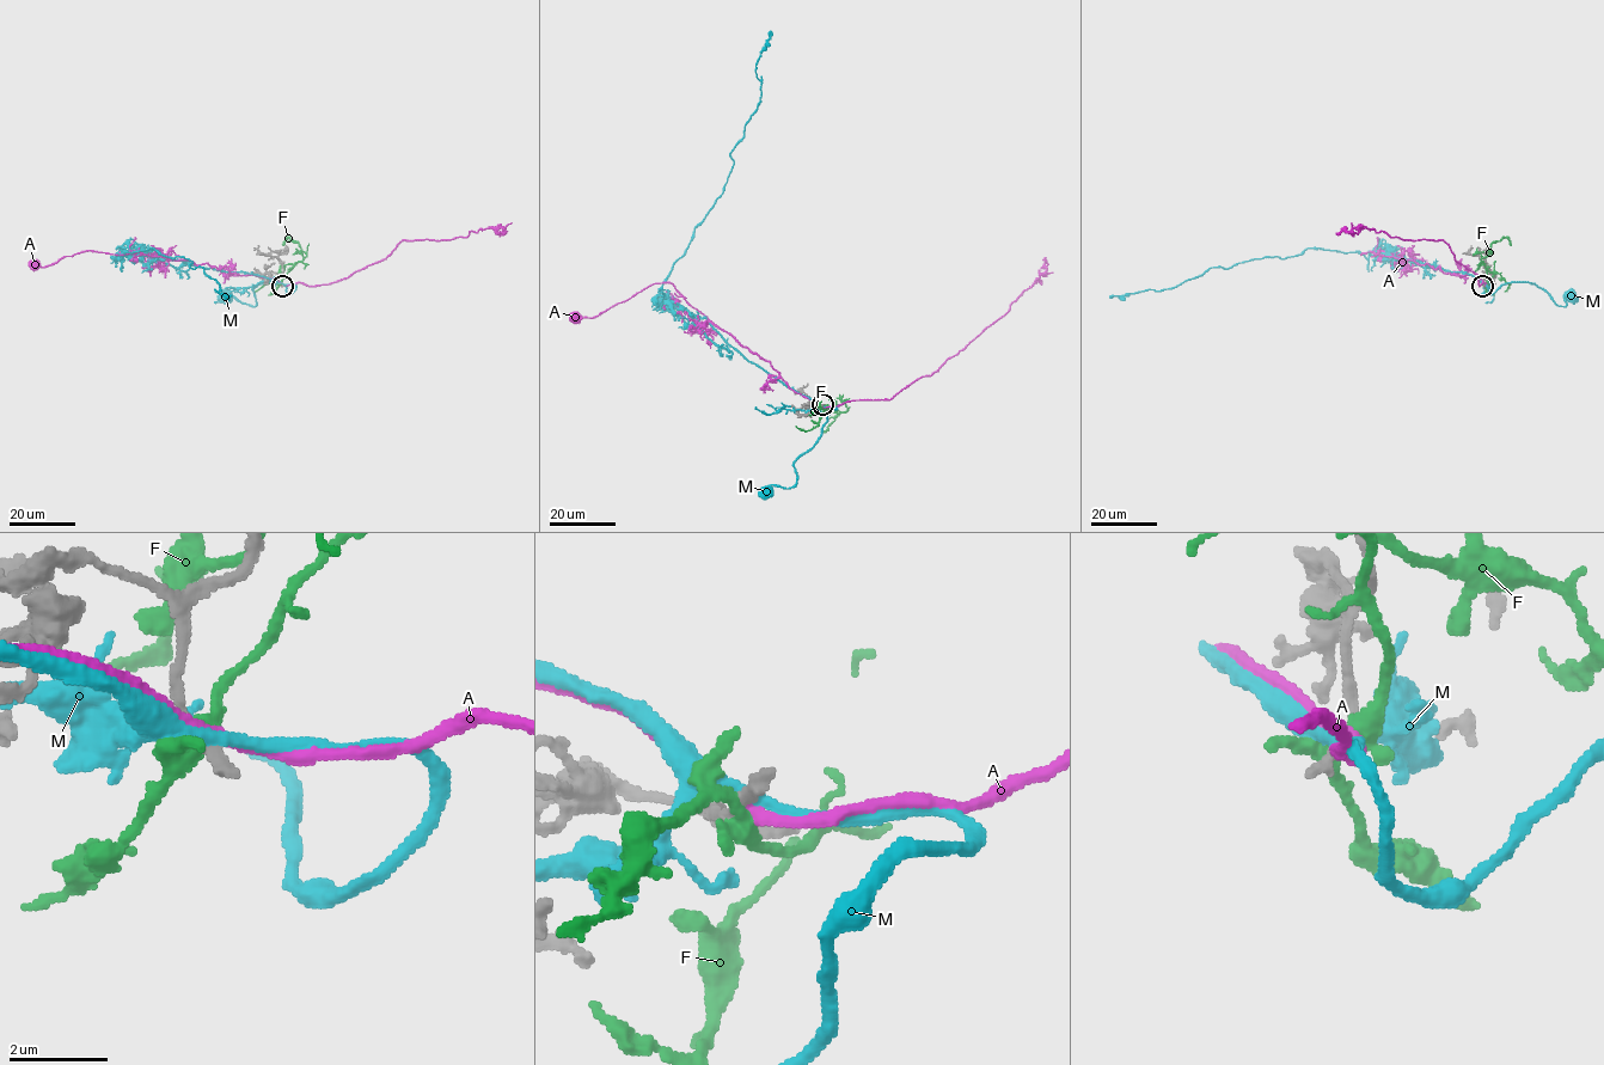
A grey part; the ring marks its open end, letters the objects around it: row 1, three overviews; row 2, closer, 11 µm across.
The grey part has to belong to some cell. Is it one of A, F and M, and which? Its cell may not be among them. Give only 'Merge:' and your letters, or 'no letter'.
Merge: no letter

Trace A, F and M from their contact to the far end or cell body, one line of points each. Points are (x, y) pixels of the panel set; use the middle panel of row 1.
A: (821, 406), (795, 392), (766, 360), (715, 326), (669, 282), (653, 283), (598, 316), (574, 317)
F: (821, 406), (830, 408), (843, 403), (846, 408), (824, 432)
M: (821, 405), (836, 409), (827, 416), (822, 435), (794, 464), (795, 484), (788, 488), (771, 485), (769, 493)

